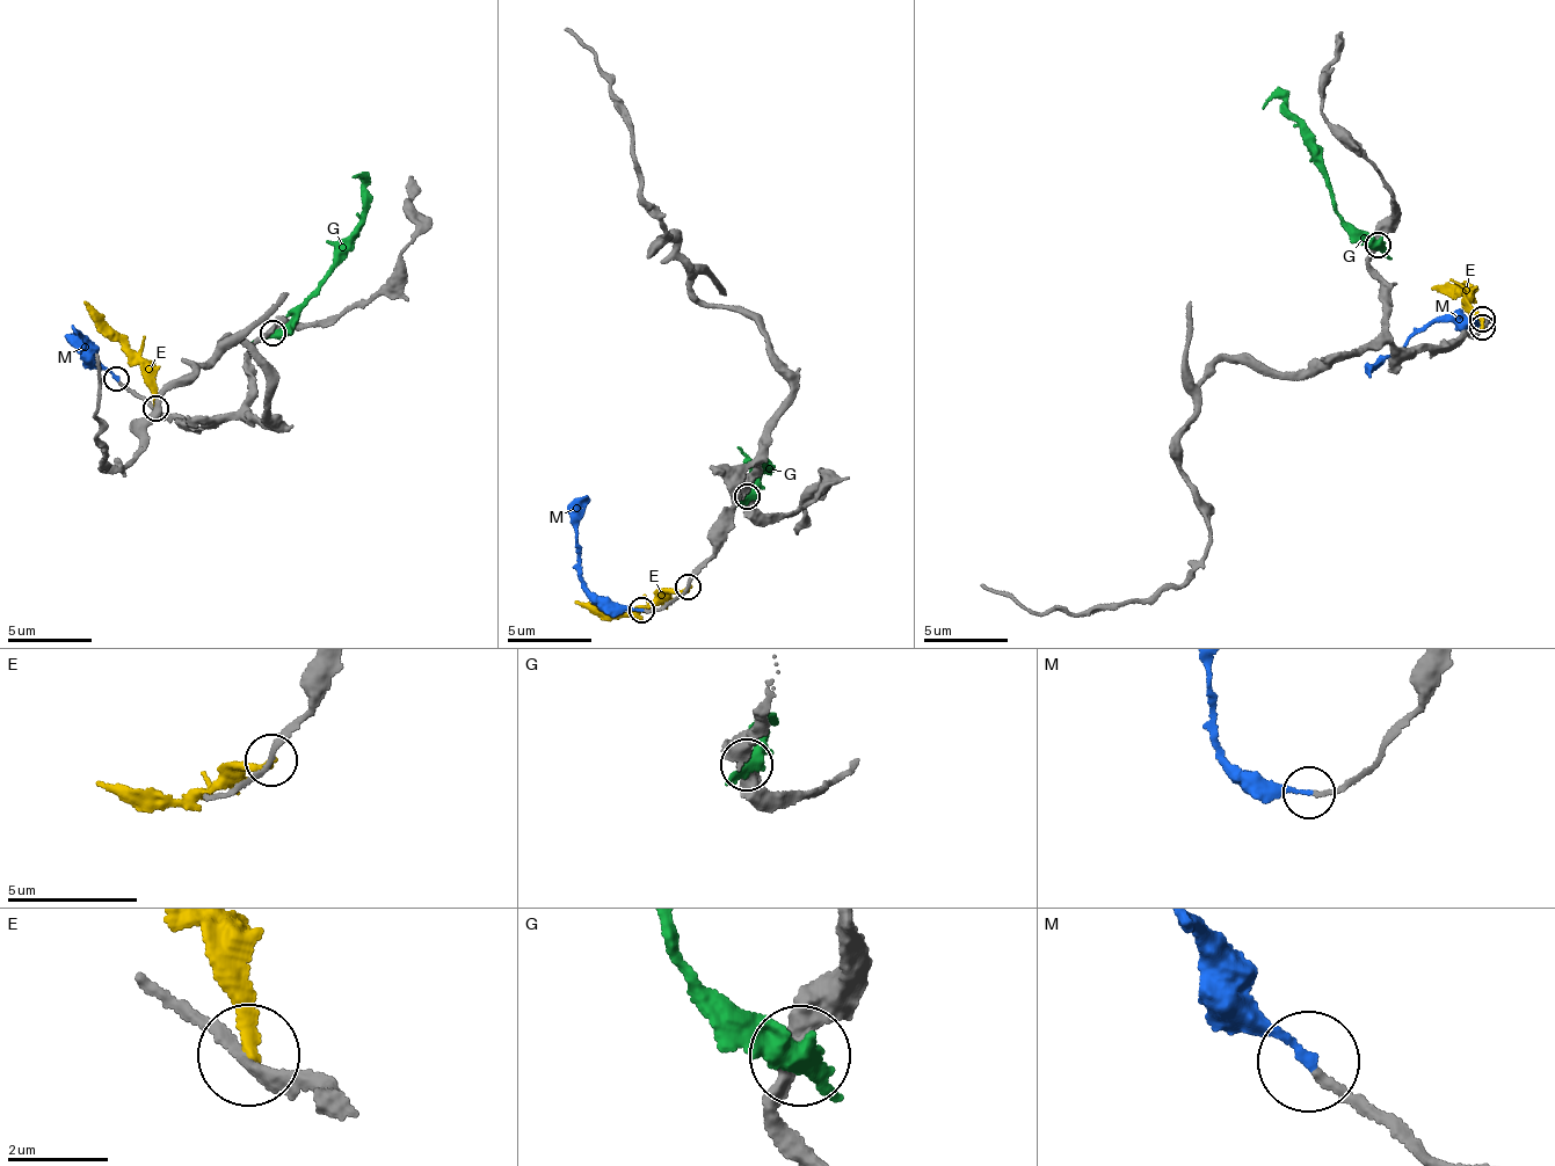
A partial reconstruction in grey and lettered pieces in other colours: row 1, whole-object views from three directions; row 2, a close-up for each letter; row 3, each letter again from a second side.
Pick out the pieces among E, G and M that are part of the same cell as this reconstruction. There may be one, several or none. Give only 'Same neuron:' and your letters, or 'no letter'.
Same neuron: M

